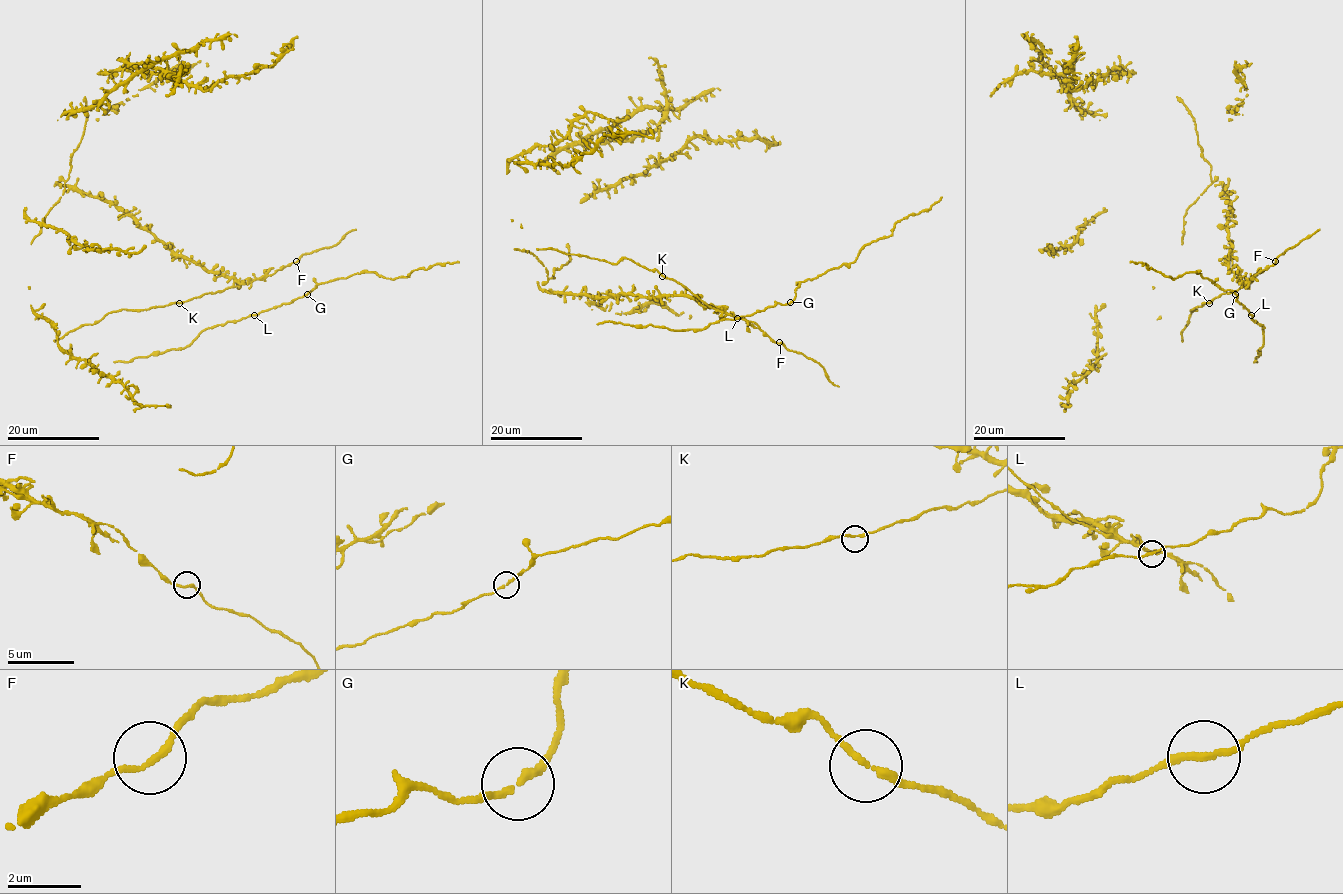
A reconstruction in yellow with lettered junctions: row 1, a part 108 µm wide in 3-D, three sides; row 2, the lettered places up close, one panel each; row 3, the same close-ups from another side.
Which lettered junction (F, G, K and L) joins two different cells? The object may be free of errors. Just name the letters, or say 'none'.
none

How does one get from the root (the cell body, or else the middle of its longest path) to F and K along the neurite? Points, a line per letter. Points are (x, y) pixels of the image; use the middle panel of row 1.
F: (676, 295), (686, 295), (702, 304), (717, 307), (753, 322), (779, 342)
K: (676, 295), (686, 295), (716, 309), (704, 303), (678, 283), (662, 276)

